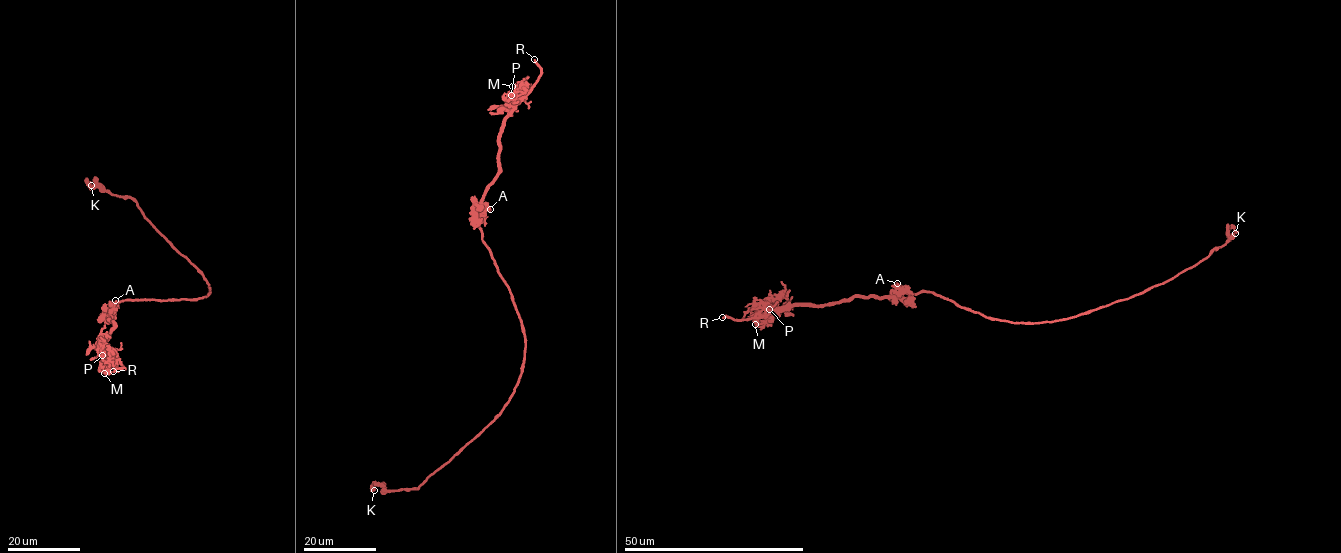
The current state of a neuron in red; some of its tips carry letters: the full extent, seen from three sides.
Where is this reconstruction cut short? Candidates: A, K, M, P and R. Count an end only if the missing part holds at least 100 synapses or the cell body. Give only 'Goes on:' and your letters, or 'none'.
Goes on: R

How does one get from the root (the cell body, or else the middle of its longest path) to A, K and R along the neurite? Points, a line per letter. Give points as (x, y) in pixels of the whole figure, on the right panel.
A: (986, 317), (929, 292), (906, 293), (897, 283)
K: (986, 317), (1037, 323), (1088, 313), (1172, 278), (1228, 241), (1230, 228), (1235, 233)
R: (986, 317), (920, 291), (906, 298), (854, 296), (819, 305), (782, 306), (762, 317), (745, 319), (722, 317)

